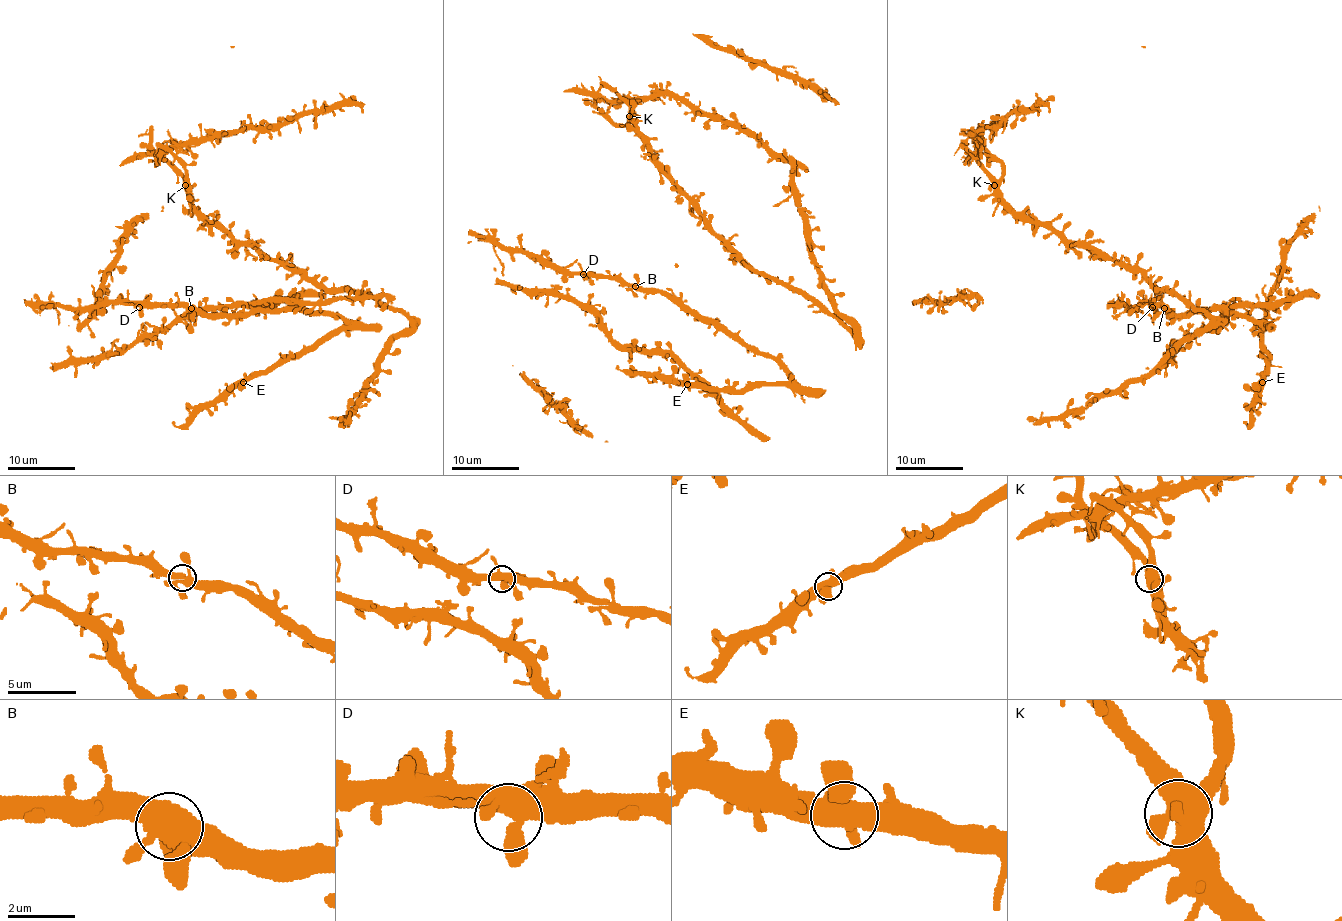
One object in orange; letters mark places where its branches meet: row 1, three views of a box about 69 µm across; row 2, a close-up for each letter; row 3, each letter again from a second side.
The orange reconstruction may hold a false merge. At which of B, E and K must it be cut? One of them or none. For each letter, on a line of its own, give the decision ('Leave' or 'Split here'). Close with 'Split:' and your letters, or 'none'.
B: Leave
E: Leave
K: Leave
Split: none

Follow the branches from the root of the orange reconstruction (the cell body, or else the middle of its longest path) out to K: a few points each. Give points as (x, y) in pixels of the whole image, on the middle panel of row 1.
K: (839, 323), (788, 286), (756, 274), (714, 232), (700, 208), (656, 159), (629, 116)

